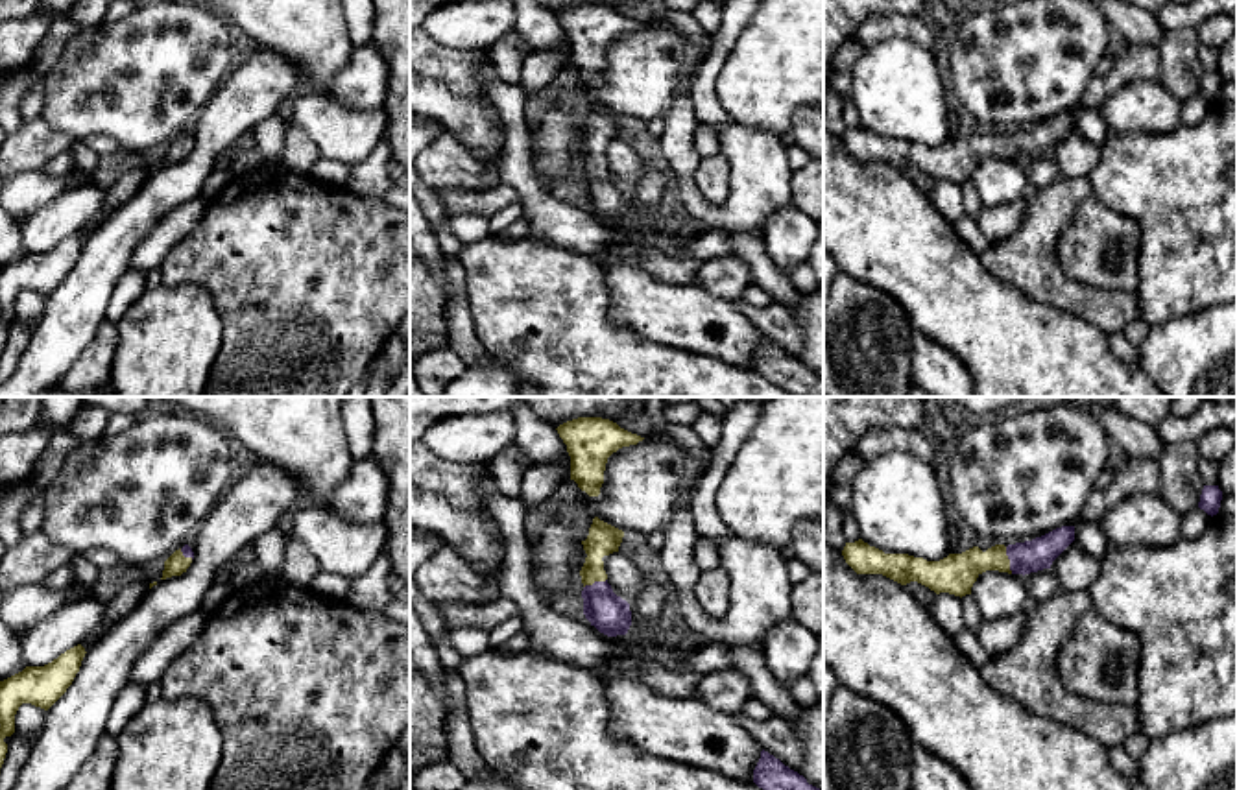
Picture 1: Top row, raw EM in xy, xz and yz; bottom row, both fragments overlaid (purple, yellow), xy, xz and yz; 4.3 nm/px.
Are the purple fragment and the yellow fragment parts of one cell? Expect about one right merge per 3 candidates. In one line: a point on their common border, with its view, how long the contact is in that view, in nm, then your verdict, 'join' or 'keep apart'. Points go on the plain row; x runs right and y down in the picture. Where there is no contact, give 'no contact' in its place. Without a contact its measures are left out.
yz (1008, 144) | 120 nm | join

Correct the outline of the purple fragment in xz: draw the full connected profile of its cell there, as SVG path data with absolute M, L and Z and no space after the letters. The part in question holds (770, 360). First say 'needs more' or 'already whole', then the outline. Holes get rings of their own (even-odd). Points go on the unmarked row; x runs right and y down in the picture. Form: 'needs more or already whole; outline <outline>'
already whole; outline M764 336L753 356L753 369L792 395L823 397L823 377L809 371L803 362Z

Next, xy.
needs more; outline M185 131L183 135L175 137L166 148L164 148L164 157L162 157L162 164L172 164L172 162L181 162L183 159L186 159L186 155L190 153L194 146L194 138L188 131Z

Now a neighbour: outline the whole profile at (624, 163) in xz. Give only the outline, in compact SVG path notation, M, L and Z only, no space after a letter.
M613 138L604 142L602 148L607 161L607 170L622 186L630 188L648 172L648 164L630 142Z

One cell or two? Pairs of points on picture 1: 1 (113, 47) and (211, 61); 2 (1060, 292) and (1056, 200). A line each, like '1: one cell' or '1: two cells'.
1: one cell
2: one cell

